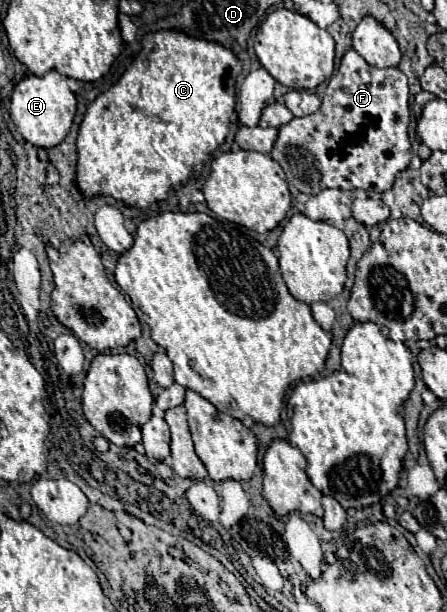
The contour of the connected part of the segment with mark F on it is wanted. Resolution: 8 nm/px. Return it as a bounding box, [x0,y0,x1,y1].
[272,49,412,195]

